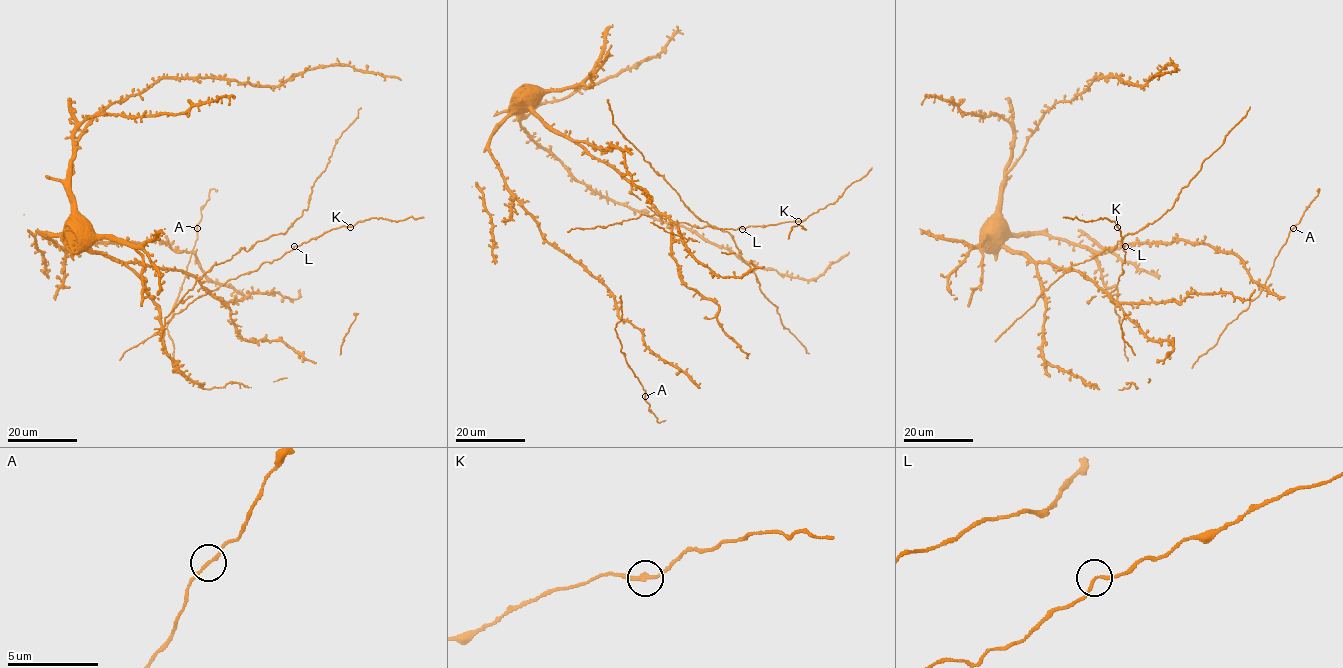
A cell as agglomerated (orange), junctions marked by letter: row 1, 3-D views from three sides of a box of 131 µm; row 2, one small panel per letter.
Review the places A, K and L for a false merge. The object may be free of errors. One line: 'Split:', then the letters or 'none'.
Split: none

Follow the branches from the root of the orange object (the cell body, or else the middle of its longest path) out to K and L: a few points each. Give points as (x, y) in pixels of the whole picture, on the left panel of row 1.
K: (73, 221), (89, 249), (118, 261), (184, 270), (207, 293), (295, 246), (350, 227)
L: (73, 221), (89, 249), (118, 261), (184, 270), (207, 293), (254, 271), (265, 262), (281, 258), (294, 246)

